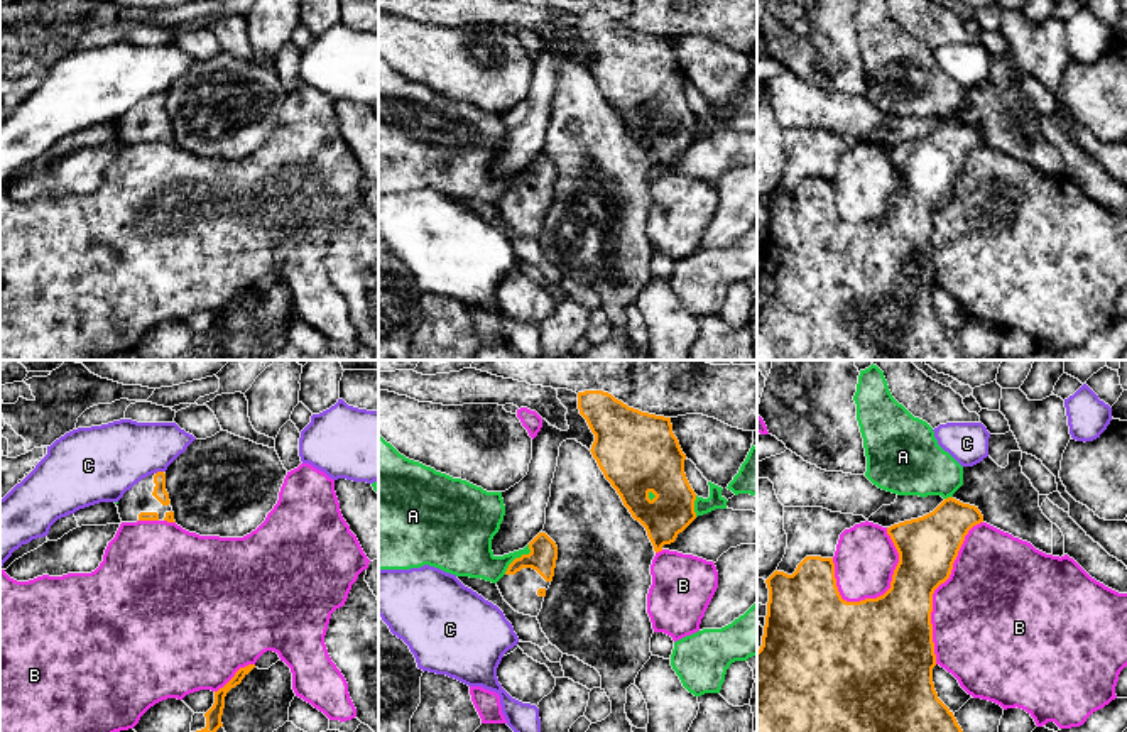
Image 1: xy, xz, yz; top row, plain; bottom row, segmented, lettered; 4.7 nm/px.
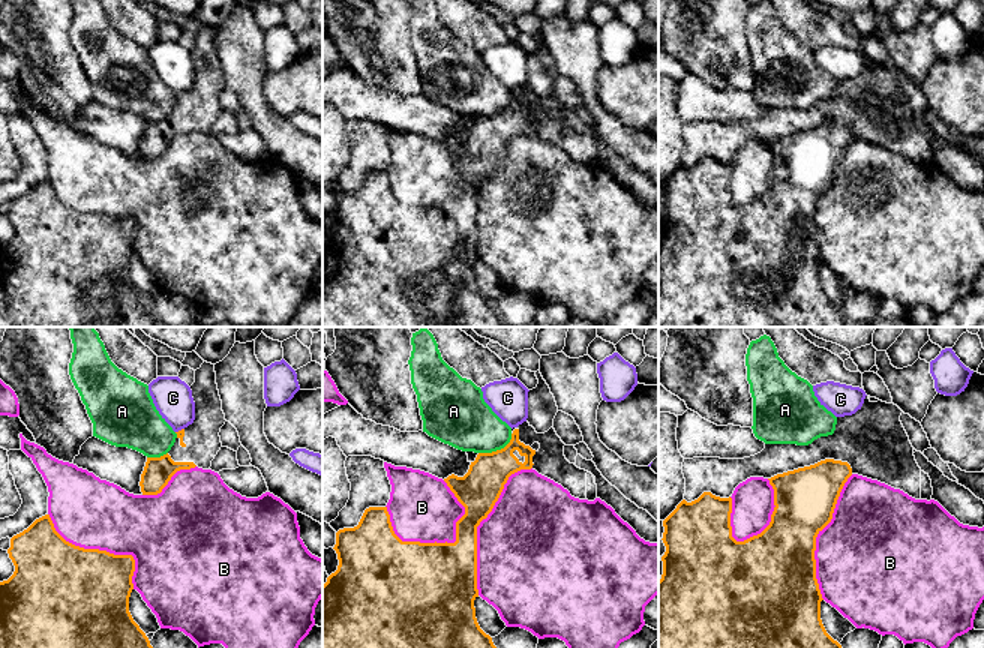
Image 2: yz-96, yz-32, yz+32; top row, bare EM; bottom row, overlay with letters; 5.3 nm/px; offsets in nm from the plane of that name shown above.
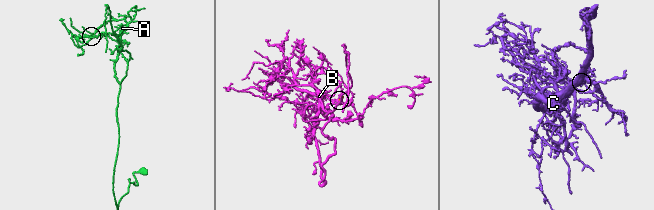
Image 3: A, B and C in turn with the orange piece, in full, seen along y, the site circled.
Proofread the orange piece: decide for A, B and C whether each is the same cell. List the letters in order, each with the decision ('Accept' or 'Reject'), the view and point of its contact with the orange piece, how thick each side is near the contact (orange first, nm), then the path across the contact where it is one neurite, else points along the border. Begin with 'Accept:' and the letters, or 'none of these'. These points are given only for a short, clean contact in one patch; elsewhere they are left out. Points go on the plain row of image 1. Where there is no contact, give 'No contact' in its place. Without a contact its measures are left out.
Accept: none of these
A: Reject. Touches orange at xz (517, 180). Thickness 130 nm (orange) against 240 nm
B: Reject. Touches orange at yz (935, 210). Thickness 320 nm (orange) against 460 nm
C: Reject. Touches orange at xy (159, 93). Thickness 70 nm (orange) against 340 nm. Boundary: xy (163, 92), (156, 95)

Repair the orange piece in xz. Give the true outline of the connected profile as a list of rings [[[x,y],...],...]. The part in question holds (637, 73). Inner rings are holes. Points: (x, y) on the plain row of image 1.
[[[603,12],[578,14],[578,30],[595,56],[590,73],[600,91],[632,139],[645,149],[654,172],[662,172],[696,140],[696,115],[686,100],[686,76],[672,54],[671,39],[629,29]]]

